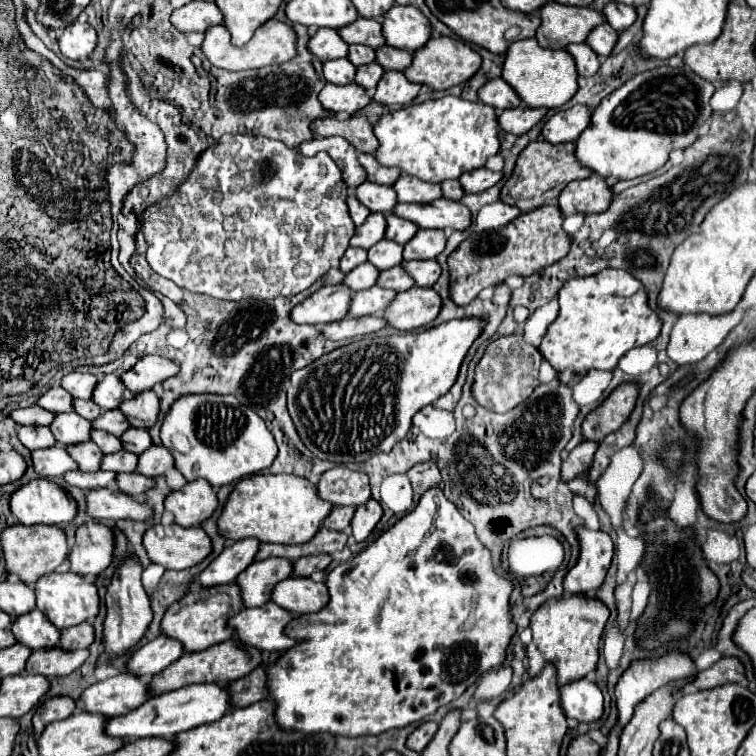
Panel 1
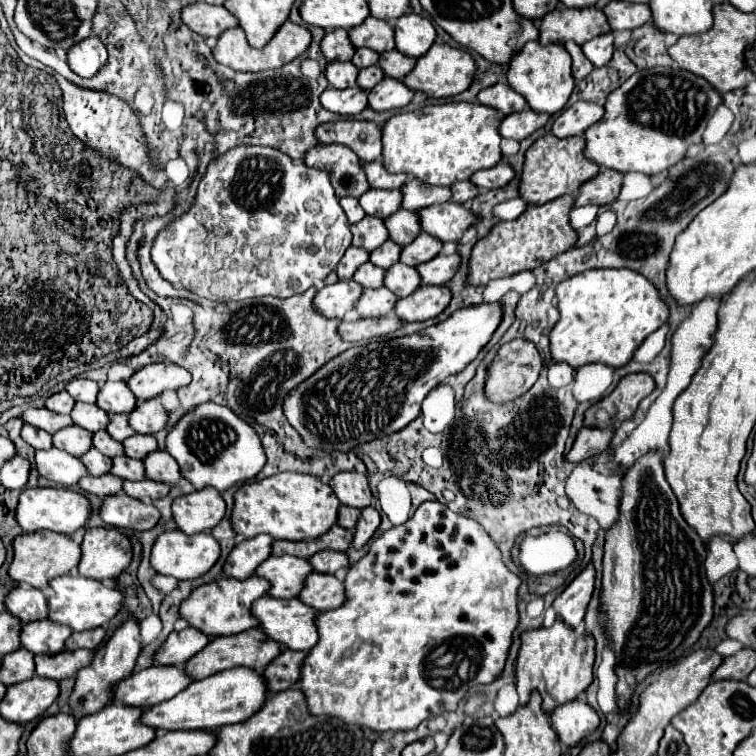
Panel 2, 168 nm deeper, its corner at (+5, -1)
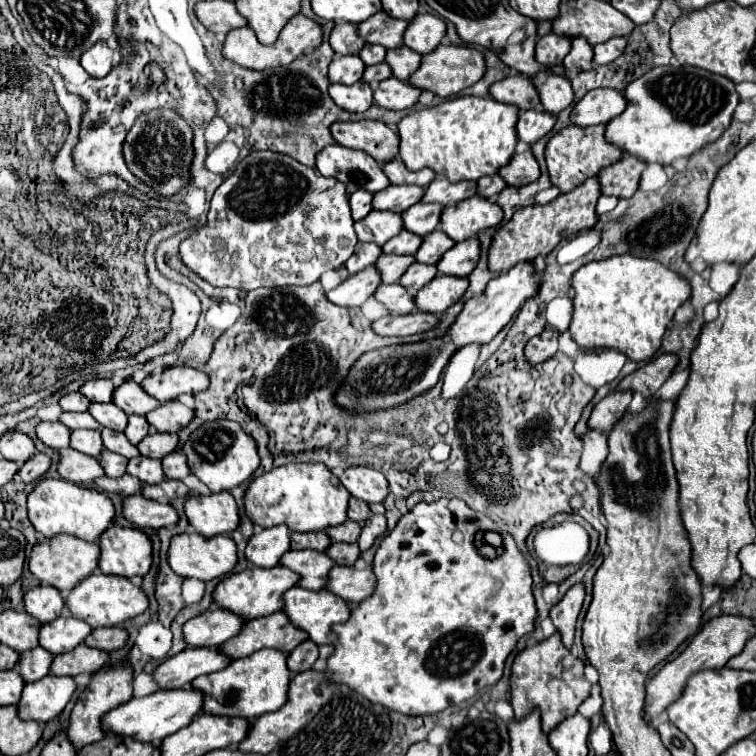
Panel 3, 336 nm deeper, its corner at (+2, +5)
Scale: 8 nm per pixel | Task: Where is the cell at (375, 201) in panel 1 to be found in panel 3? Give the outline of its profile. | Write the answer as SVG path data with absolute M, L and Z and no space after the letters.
M390 185L388 189L374 193L372 207L378 211L394 211L394 213L404 213L408 207L416 205L422 195L424 187L418 185Z

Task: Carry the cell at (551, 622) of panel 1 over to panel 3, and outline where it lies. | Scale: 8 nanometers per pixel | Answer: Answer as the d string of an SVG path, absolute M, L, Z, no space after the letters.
M558 633L540 641L536 647L520 651L512 663L510 703L514 709L514 719L522 719L530 711L540 709L542 731L546 735L566 717L576 713L580 703L590 697L590 689L592 685L584 677L584 663L574 657L568 649L564 649Z

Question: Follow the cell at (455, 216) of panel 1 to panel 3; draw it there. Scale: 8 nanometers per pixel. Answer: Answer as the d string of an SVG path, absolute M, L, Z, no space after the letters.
M476 195L468 201L460 201L460 205L444 207L440 227L454 241L466 241L484 229L500 225L502 219L504 211L500 209L500 205Z

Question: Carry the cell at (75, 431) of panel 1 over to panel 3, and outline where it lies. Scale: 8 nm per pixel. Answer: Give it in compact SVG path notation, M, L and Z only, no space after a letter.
M76 429L72 433L72 449L90 455L90 457L100 457L102 451L102 439L100 439L100 431L90 431L90 429Z

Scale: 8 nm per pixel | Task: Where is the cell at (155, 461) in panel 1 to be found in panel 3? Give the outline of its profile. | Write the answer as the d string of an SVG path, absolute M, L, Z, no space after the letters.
M174 451L168 457L164 457L162 465L164 465L164 473L168 479L184 479L190 475L190 467L182 451Z

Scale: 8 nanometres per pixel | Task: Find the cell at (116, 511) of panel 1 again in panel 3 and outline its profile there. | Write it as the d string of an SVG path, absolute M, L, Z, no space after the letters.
M136 493L124 499L124 517L140 529L160 529L172 527L178 523L178 513L170 503L160 503L146 499L144 495Z

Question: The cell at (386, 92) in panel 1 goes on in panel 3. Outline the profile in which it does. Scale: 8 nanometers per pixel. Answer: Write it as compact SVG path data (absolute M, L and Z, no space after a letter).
M390 77L390 79L384 79L376 85L374 101L382 109L400 111L400 109L414 107L418 103L420 93L422 93L422 89L412 87L410 83L404 83L396 77Z

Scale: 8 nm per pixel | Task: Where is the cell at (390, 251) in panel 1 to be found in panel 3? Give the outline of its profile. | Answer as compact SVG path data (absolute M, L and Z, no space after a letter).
M404 229L396 237L392 237L382 247L382 251L384 253L398 253L398 255L414 255L420 245L422 245L422 237L420 235L414 235L414 233L410 233L410 231Z

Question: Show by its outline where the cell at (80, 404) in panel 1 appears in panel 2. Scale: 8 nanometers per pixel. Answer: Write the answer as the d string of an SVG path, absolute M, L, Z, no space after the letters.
M75 403L73 411L71 411L71 419L75 425L95 433L99 429L105 429L109 423L109 415L99 409L97 405L89 405L89 403Z

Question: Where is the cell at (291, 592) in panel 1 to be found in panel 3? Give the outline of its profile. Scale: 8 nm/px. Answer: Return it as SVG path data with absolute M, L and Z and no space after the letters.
M334 565L330 571L328 591L342 597L348 603L360 603L366 597L370 597L376 589L376 575L370 567L358 571L354 567L342 567Z

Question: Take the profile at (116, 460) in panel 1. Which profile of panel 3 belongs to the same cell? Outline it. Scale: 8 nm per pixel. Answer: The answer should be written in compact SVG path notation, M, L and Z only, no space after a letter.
M142 455L128 461L128 473L148 485L156 485L166 479L166 475L162 471L162 463L156 459L146 459Z

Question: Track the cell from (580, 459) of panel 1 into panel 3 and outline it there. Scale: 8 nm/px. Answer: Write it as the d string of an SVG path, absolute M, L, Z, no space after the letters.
M612 391L610 395L606 395L600 403L596 403L588 427L610 431L616 425L616 421L620 421L620 417L626 413L632 395L632 391Z

